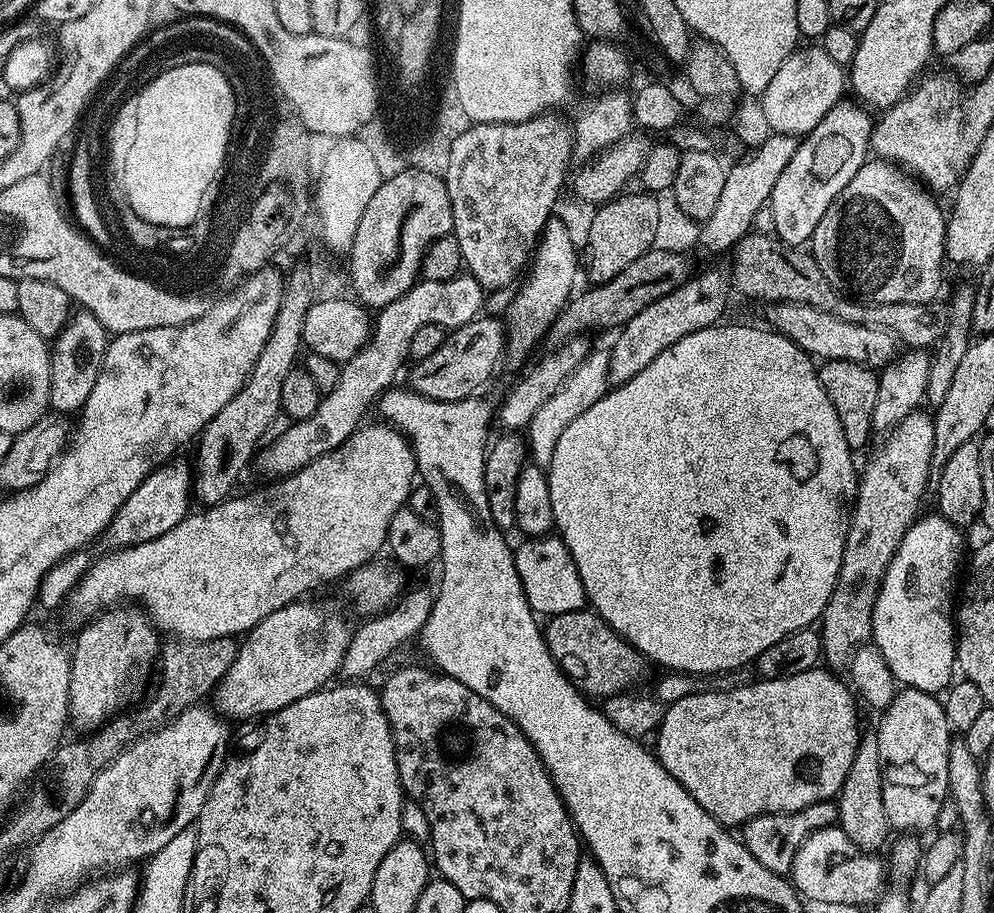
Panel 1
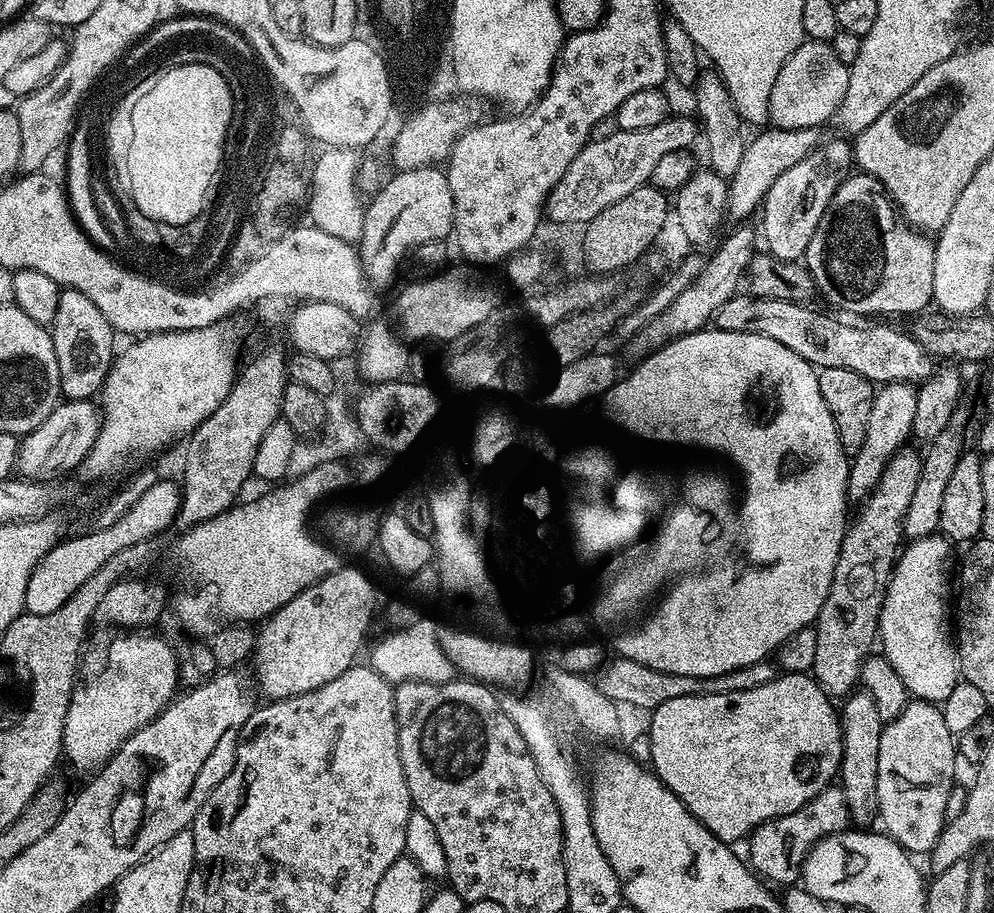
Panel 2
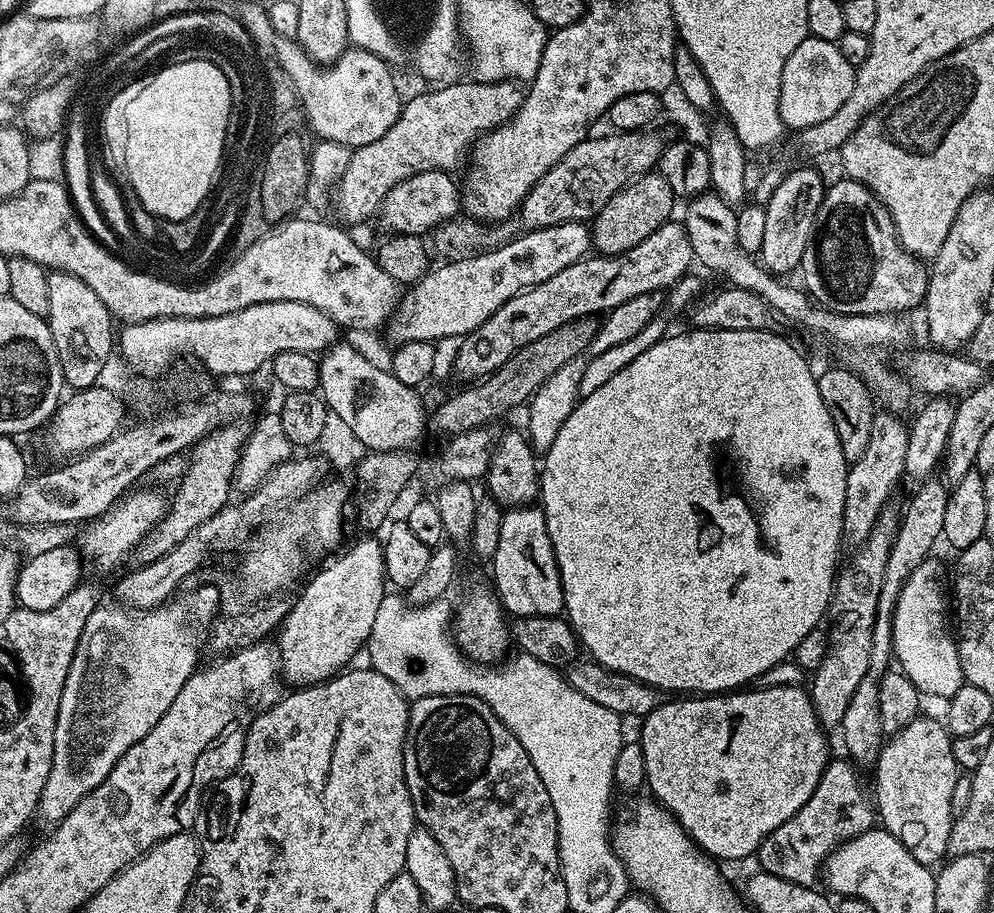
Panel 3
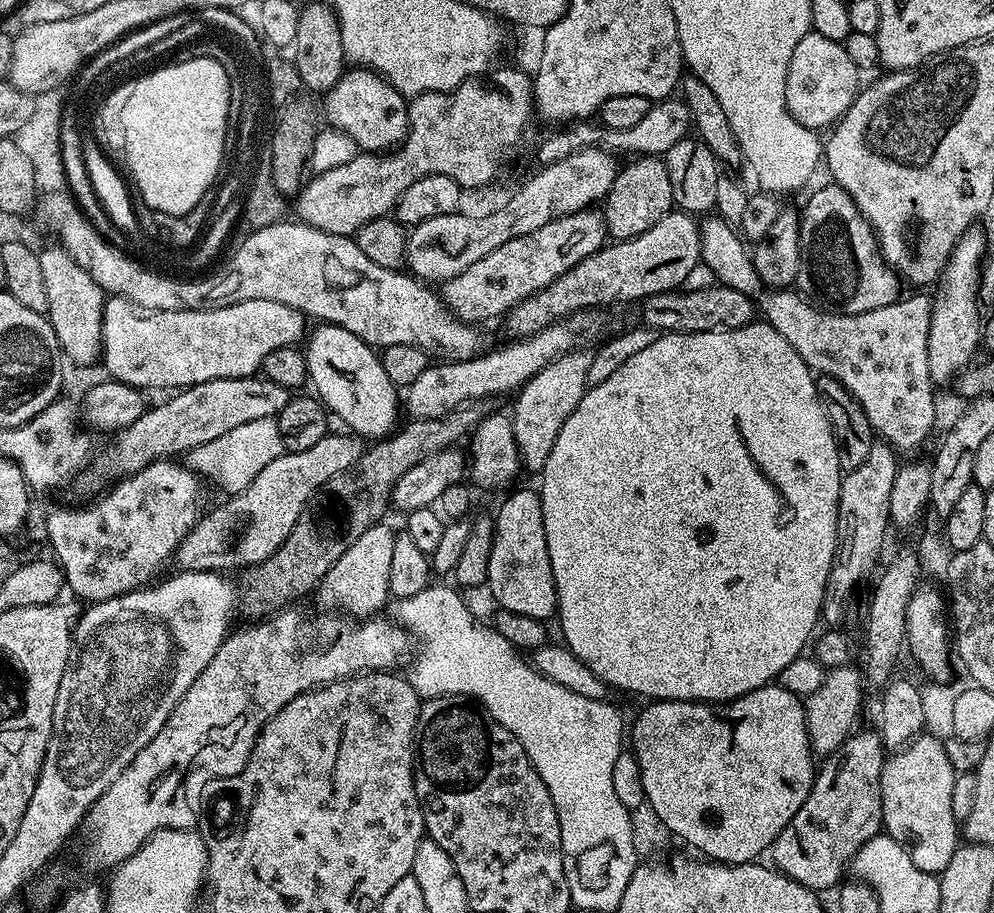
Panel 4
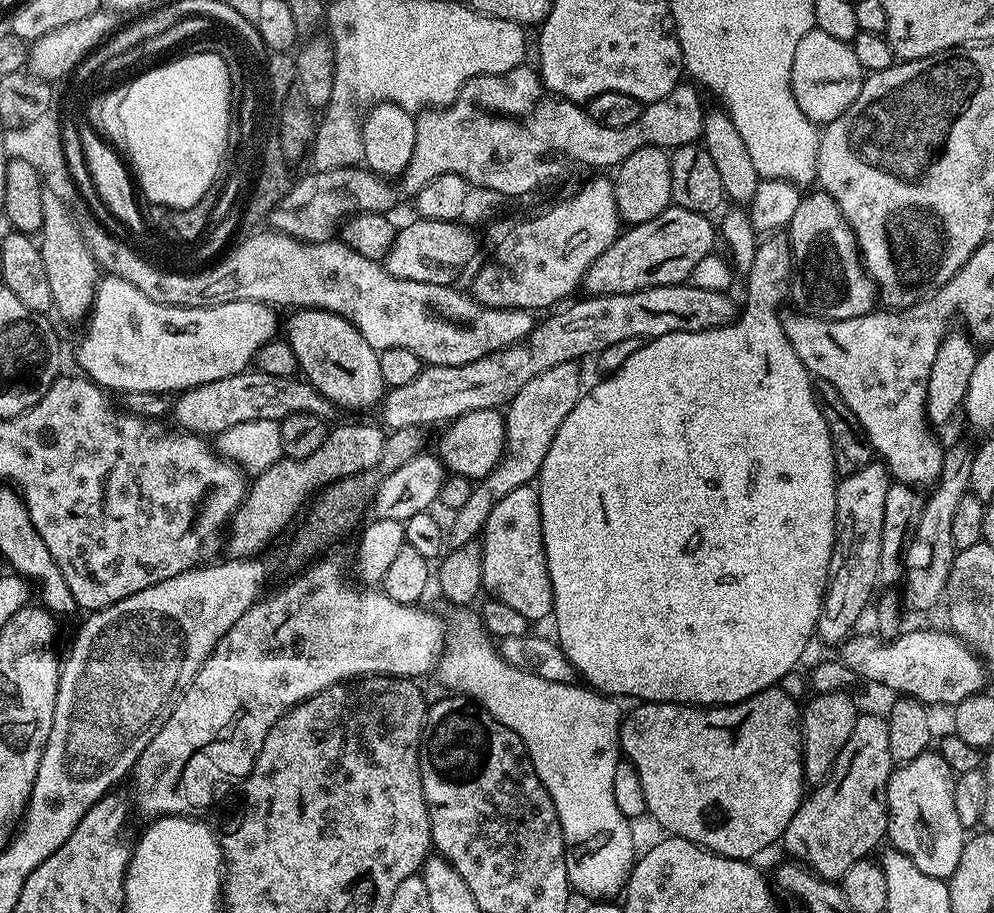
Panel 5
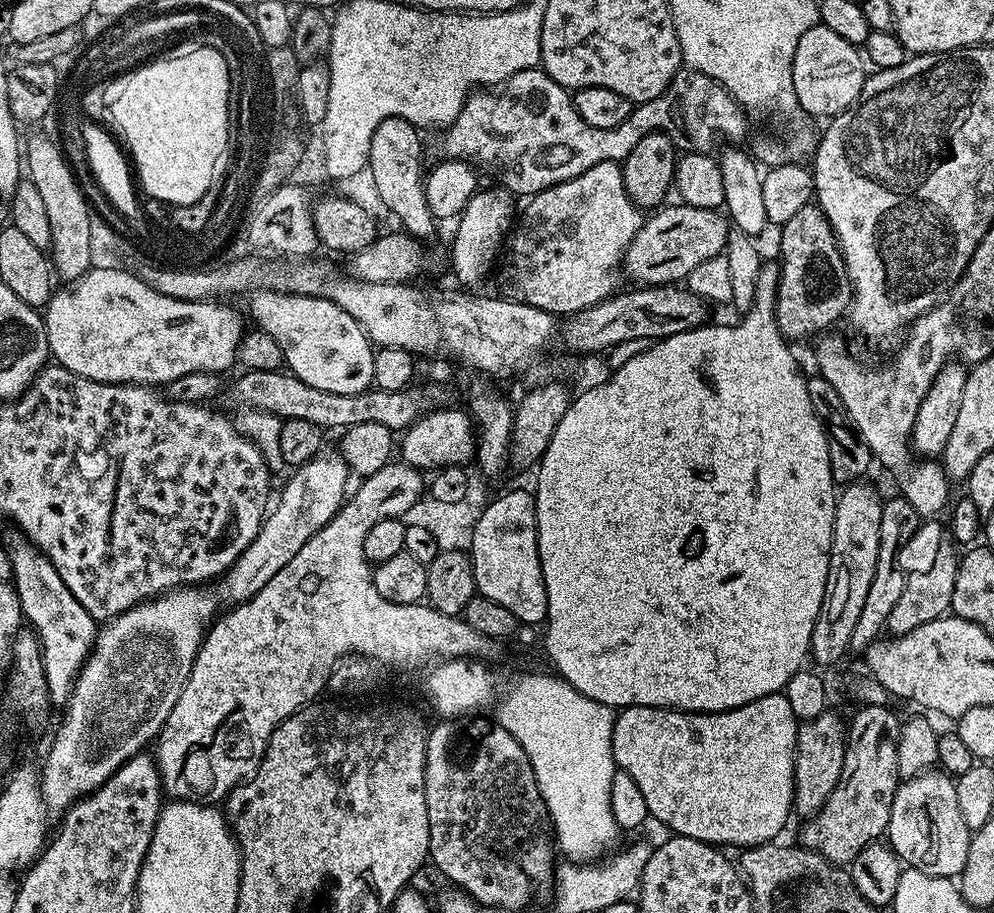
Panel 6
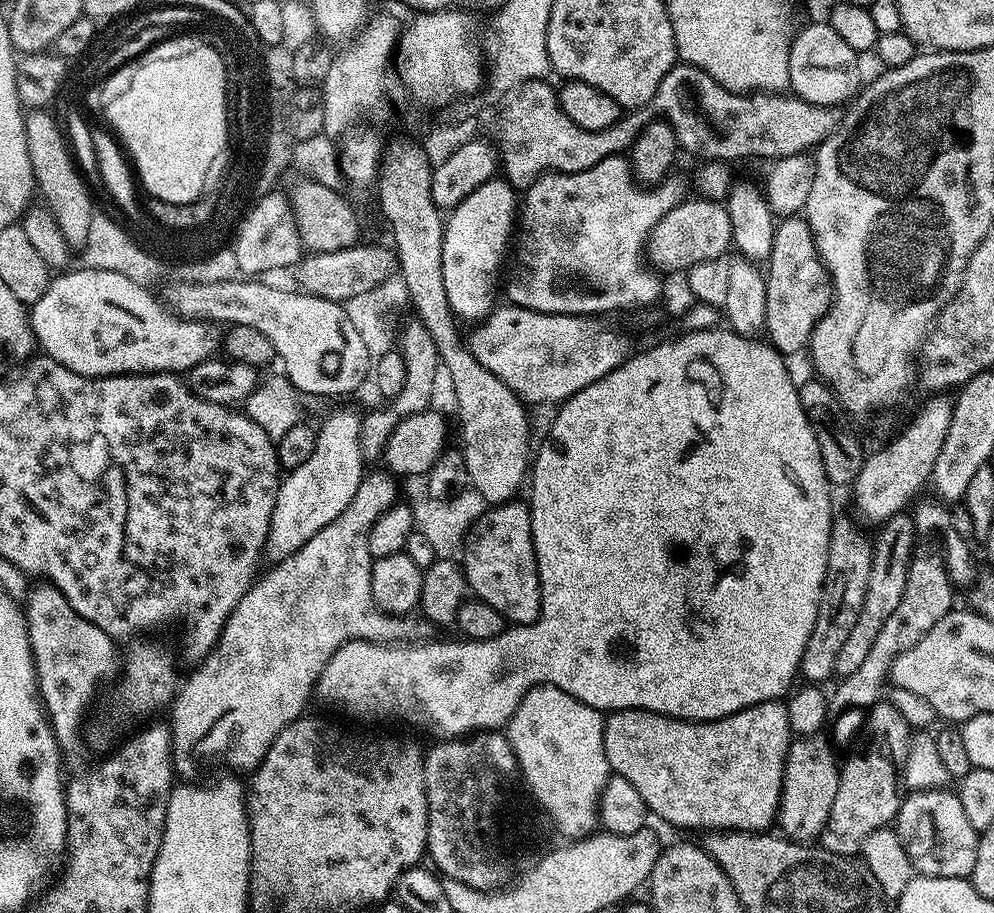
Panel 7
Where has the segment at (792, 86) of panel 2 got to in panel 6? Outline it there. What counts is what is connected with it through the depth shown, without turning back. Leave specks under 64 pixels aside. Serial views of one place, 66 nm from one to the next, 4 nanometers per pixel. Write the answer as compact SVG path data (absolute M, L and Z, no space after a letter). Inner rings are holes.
M816 24L806 34L802 34L802 39L798 42L798 50L794 50L794 94L798 94L798 102L802 110L809 117L841 116L849 106L862 94L862 86L866 79L866 60L861 49L857 45L846 42L839 34L834 34L834 30L826 30L824 24Z

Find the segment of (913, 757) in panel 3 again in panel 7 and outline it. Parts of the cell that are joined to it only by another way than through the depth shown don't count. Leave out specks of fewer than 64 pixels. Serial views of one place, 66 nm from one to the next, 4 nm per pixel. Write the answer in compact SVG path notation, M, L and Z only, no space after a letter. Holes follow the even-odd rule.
M939 788L908 792L896 811L894 827L913 869L919 875L958 879L971 877L974 858L978 854L978 833L966 819L962 802L956 797L955 791Z

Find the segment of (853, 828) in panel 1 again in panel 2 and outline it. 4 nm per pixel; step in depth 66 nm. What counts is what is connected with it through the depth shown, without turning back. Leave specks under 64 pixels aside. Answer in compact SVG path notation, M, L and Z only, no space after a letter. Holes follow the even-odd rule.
M856 690L843 701L840 728L844 731L844 754L838 773L839 785L846 794L846 804L851 823L868 826L877 819L878 804L878 742L882 742L885 720L878 718L874 698L863 690Z

